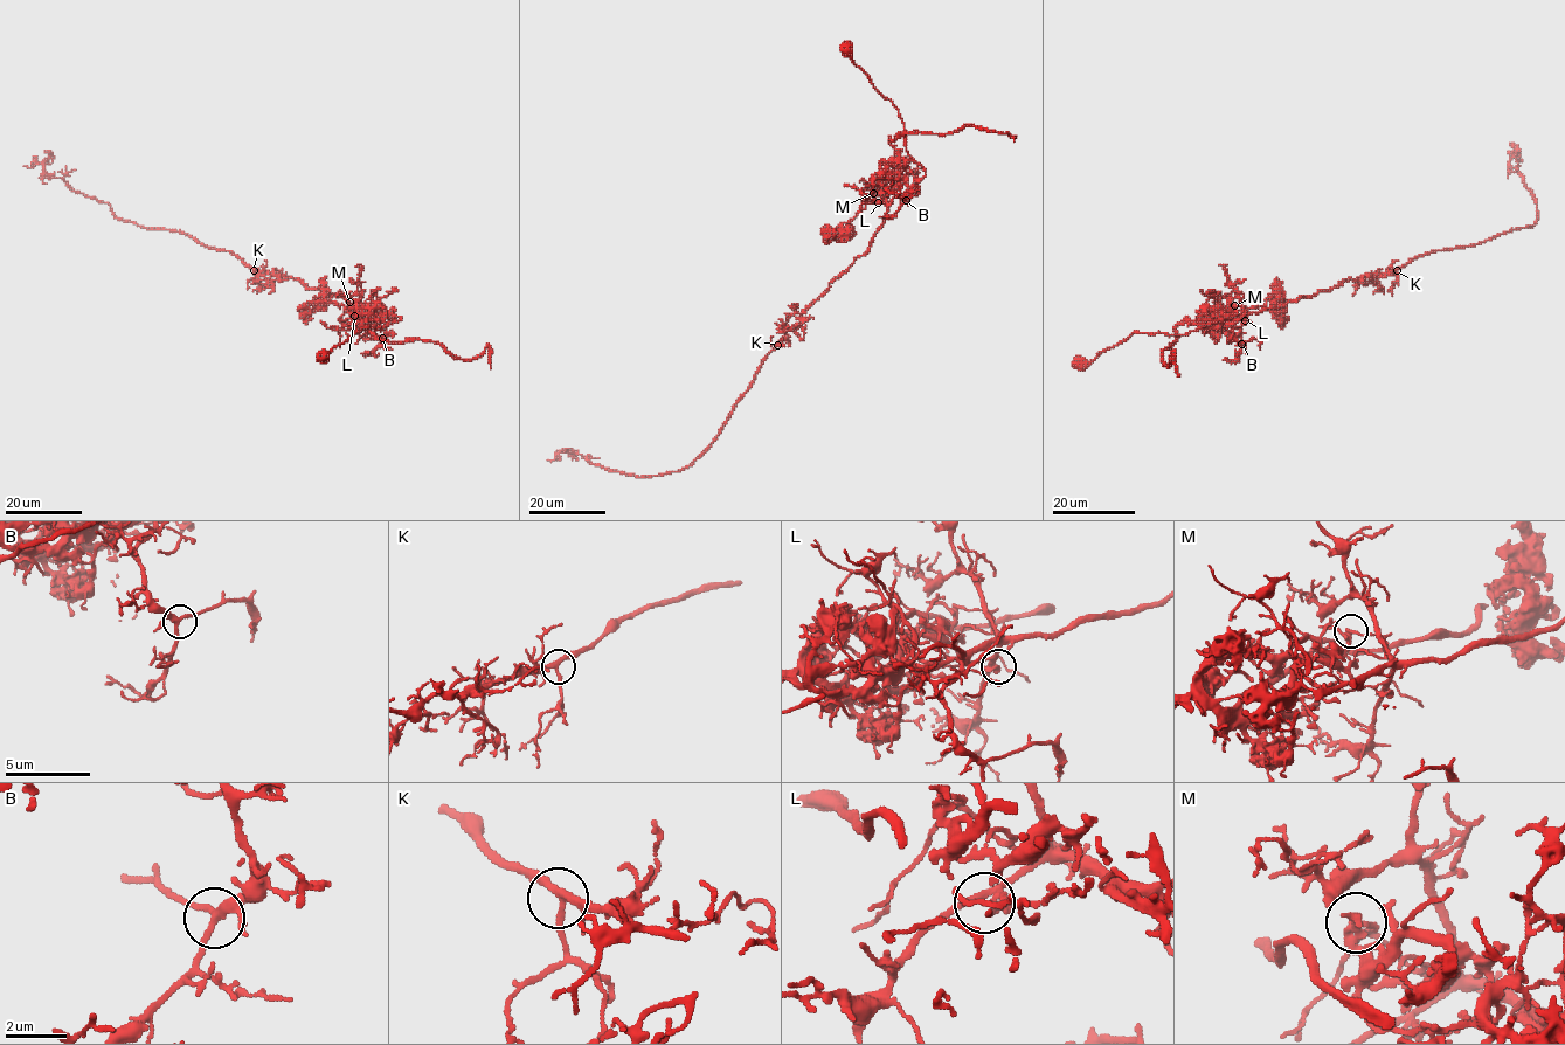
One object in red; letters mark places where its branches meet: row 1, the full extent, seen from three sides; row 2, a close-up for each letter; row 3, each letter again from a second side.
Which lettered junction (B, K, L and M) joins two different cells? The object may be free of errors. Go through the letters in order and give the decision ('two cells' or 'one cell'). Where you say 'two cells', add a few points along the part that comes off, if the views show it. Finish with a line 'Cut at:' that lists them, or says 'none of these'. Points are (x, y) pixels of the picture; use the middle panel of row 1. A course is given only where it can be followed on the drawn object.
B: one cell
K: one cell
L: one cell
M: two cells; foreign part runs (873, 193), (887, 214), (870, 248), (787, 332), (718, 437), (687, 466), (641, 477), (568, 450), (547, 459)
Cut at: M

